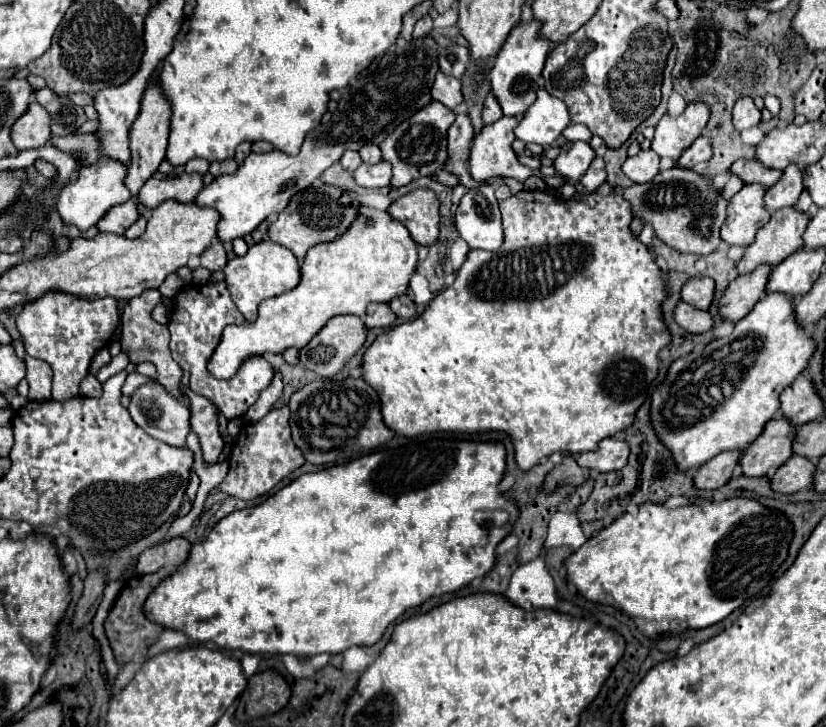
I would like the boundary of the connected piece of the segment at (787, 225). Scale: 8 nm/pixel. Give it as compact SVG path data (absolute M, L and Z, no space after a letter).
M782 207L772 213L770 223L766 223L754 243L746 249L744 259L738 263L738 273L754 271L758 265L778 265L788 255L804 247L804 231L810 223L810 215L796 211L794 207Z

